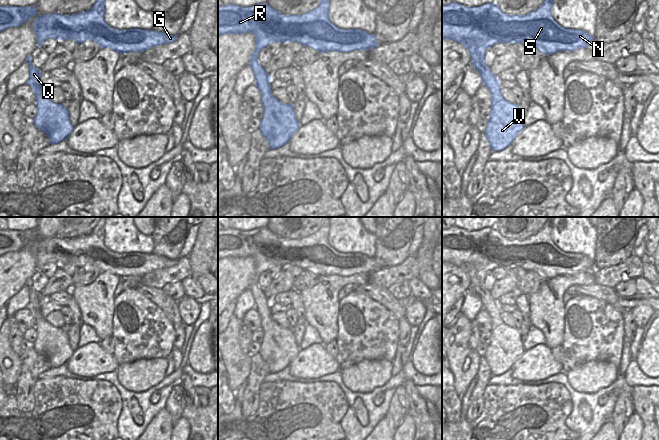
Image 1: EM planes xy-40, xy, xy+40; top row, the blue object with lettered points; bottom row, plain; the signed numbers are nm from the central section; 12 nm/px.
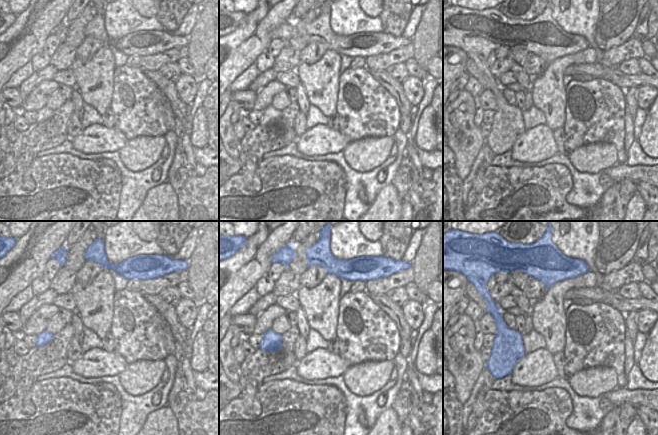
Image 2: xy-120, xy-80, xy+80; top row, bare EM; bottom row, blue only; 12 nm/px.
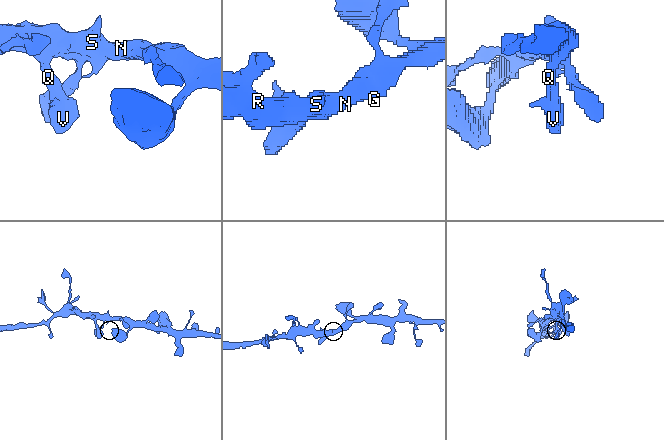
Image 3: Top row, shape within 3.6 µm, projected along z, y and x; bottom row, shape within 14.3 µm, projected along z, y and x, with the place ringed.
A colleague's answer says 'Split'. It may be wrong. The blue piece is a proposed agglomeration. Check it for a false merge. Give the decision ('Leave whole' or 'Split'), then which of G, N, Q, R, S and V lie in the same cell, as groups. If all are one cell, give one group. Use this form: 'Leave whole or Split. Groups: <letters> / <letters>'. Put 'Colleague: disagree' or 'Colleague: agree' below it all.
Leave whole. Groups: G N Q R S V
Colleague: disagree

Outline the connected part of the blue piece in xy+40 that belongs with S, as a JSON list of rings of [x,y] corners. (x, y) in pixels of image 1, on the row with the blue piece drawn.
[[[545,0],[541,7],[527,15],[508,15],[495,3],[468,7],[452,2],[442,6],[442,39],[462,43],[471,55],[473,66],[482,78],[482,83],[491,93],[491,113],[485,135],[493,151],[502,151],[511,145],[515,137],[525,128],[519,105],[509,103],[501,95],[499,80],[485,64],[485,52],[497,43],[520,43],[535,47],[545,55],[561,51],[575,51],[595,44],[594,36],[584,30],[572,30],[560,26],[551,15],[553,0]]]

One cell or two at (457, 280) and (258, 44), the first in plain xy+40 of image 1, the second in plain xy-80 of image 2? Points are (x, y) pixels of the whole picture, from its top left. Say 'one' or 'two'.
one

